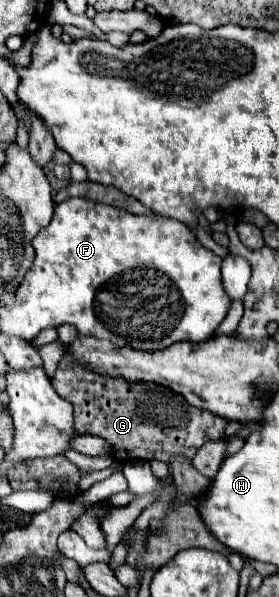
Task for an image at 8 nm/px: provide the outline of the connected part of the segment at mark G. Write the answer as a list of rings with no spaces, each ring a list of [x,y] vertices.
[[[67,350],[61,358],[51,384],[55,392],[73,404],[75,432],[91,434],[107,440],[113,454],[121,462],[129,460],[165,460],[173,454],[193,458],[195,452],[209,440],[223,438],[227,420],[215,416],[203,408],[187,404],[187,400],[155,382],[129,382],[125,378],[113,378],[97,374],[79,364]]]

